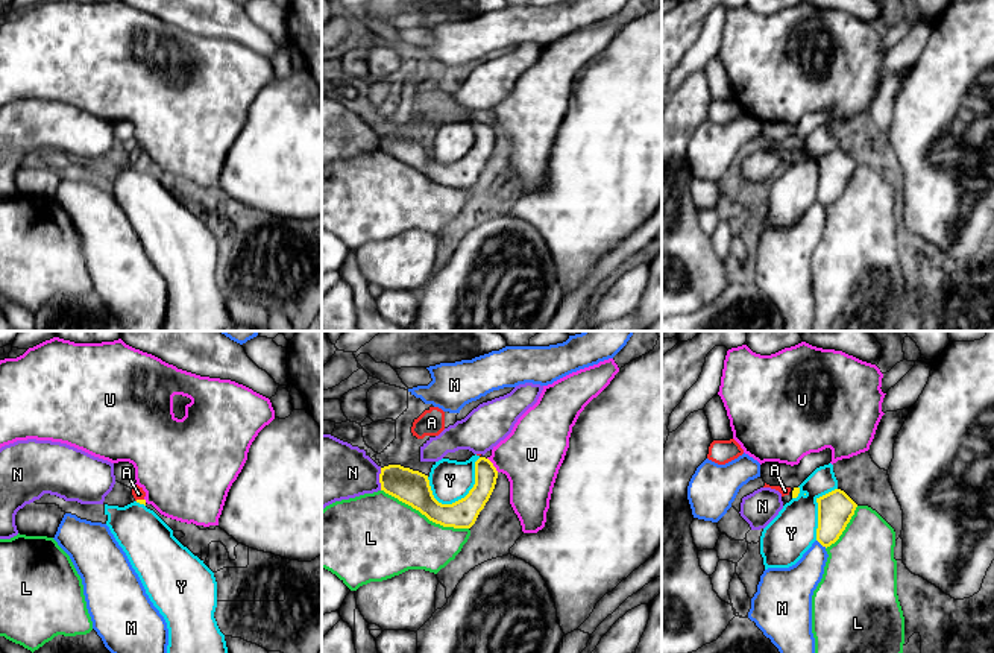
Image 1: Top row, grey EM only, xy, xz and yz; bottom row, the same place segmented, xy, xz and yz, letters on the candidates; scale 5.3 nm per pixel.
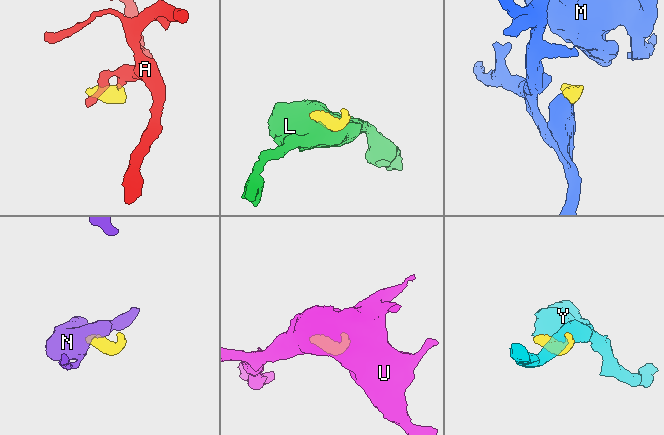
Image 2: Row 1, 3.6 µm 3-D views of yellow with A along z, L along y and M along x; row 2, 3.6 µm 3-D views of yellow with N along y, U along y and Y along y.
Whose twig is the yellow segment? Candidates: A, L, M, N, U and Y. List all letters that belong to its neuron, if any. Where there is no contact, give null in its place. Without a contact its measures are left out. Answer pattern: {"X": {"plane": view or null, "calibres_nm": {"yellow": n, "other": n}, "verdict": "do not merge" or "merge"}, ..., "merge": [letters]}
{"A": {"plane": "xy", "calibres_nm": {"yellow": 30, "other": 60}, "verdict": "merge"}, "L": {"plane": "xz", "calibres_nm": {"yellow": 180, "other": 420}, "verdict": "do not merge"}, "M": {"plane": "yz", "calibres_nm": {"yellow": 190, "other": 190}, "verdict": "do not merge"}, "N": {"plane": "xz", "calibres_nm": {"yellow": 180, "other": 320}, "verdict": "do not merge"}, "U": {"plane": "xz", "calibres_nm": {"yellow": 120, "other": 320}, "verdict": "do not merge"}, "Y": {"plane": "xz", "calibres_nm": {"yellow": 150, "other": 220}, "verdict": "do not merge"}, "merge": ["A"]}

